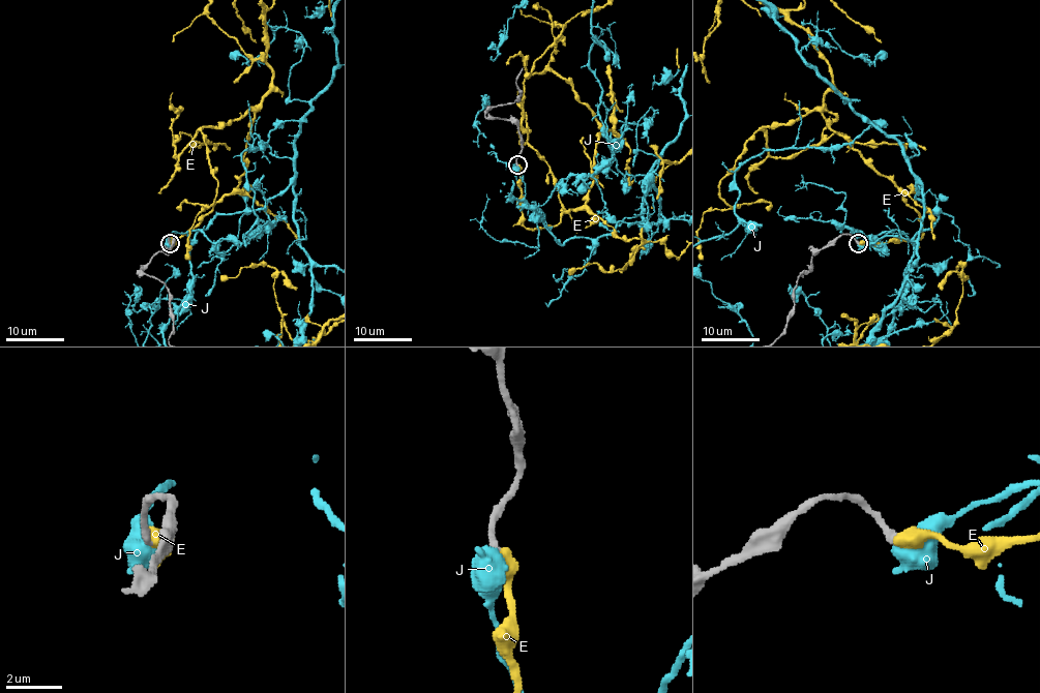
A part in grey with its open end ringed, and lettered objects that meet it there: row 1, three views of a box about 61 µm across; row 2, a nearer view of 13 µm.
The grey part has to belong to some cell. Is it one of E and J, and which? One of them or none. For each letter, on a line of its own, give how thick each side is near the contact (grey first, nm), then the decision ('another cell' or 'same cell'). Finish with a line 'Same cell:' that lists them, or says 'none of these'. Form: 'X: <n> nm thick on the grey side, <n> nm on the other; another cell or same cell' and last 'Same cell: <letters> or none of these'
E: 280 nm thick on the grey side, 550 nm on the other; same cell
J: 260 nm thick on the grey side, 750 nm on the other; another cell
Same cell: E

